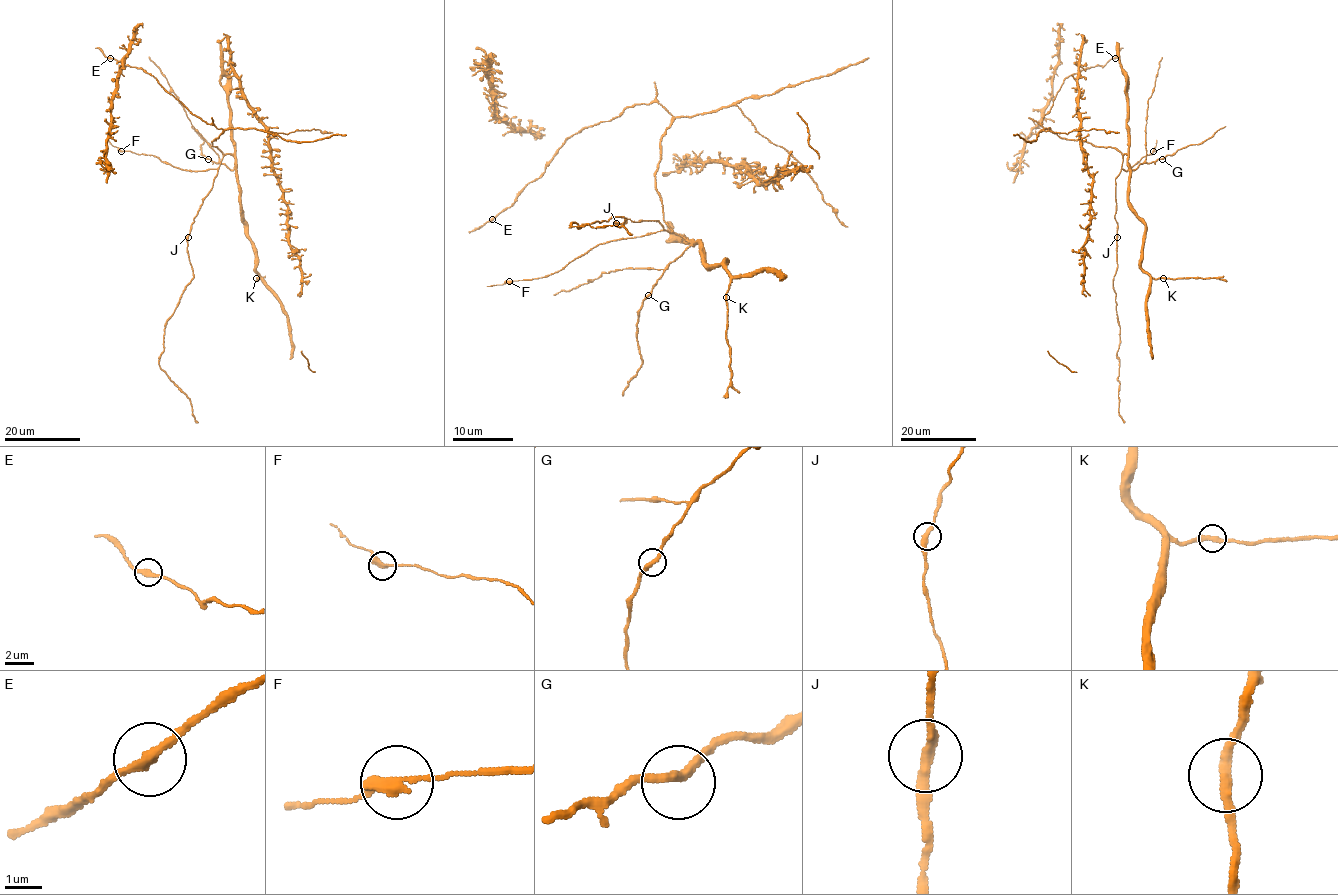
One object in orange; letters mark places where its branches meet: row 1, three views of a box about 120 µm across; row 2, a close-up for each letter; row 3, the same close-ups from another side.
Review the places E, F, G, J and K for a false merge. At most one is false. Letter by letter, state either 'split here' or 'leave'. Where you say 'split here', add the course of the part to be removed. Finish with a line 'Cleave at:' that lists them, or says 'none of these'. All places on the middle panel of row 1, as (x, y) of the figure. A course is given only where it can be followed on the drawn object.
E: leave
F: split here; foreign part runs (510, 282), (487, 286)
G: leave
J: leave
K: leave
Cleave at: F

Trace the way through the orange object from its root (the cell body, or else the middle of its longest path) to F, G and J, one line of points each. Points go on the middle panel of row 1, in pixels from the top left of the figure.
F: (662, 134), (656, 189), (663, 221), (672, 232), (607, 241), (558, 271), (510, 282)
G: (662, 134), (656, 189), (662, 203), (663, 219), (691, 244), (666, 268), (648, 295)
J: (662, 134), (656, 189), (662, 203), (663, 221), (672, 232), (665, 230), (657, 219), (616, 223)

